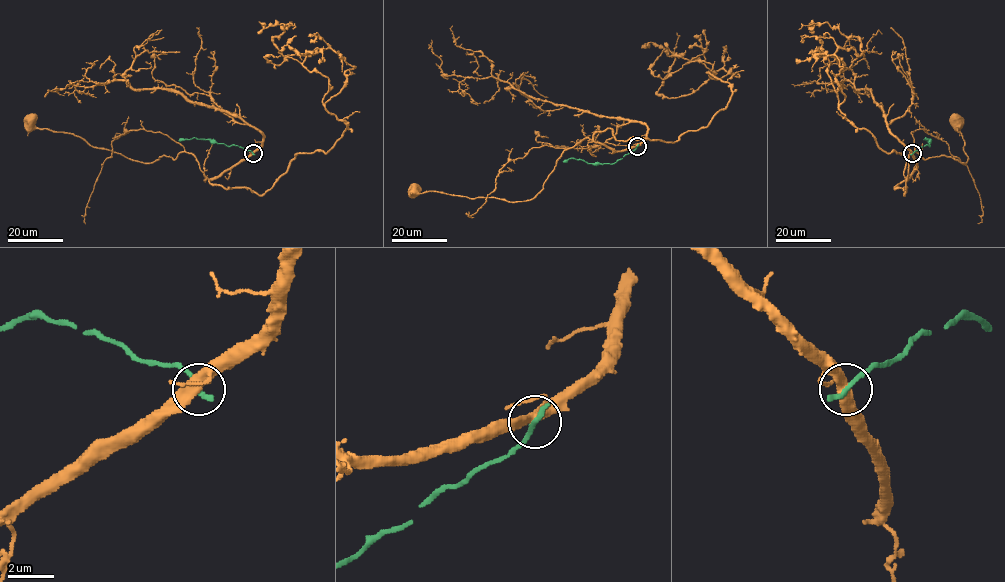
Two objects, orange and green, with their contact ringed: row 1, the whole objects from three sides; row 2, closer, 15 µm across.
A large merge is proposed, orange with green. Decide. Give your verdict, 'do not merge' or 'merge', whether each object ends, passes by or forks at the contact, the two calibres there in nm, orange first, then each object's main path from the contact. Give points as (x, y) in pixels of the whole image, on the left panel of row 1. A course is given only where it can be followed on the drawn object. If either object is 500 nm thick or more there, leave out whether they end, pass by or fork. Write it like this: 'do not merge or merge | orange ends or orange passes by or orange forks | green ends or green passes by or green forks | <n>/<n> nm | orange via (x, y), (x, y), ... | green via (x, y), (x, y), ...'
do not merge | orange forks | green ends | 380/280 nm | orange via (253, 153), (208, 178), (188, 152), (149, 163), (131, 160), (71, 134), (36, 127), (31, 117) | green via (253, 153), (235, 145), (208, 139), (178, 141)

